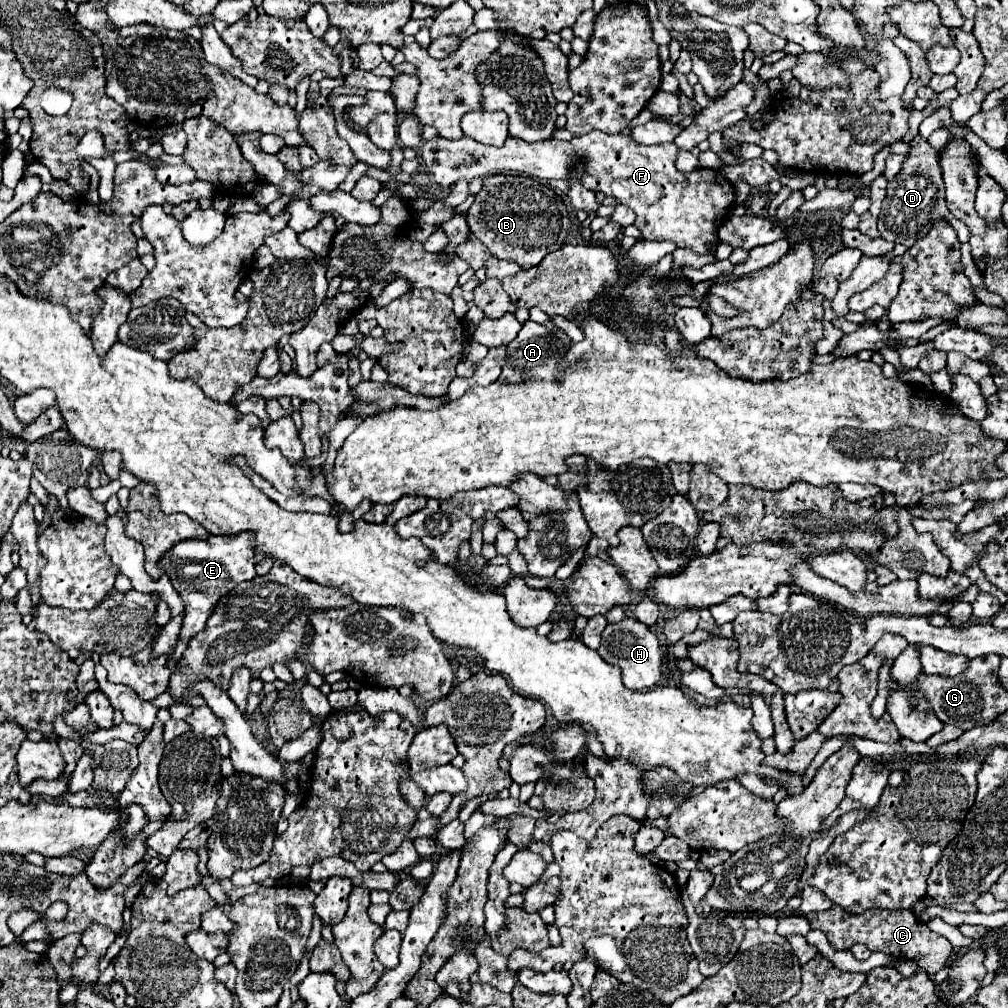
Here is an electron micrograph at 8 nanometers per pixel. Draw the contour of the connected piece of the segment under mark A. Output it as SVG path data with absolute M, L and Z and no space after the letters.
M526 321L514 341L506 345L506 365L502 367L500 379L502 383L522 383L528 379L544 379L544 381L558 381L558 377L564 373L564 355L568 353L568 343L564 343L560 337L554 337L546 325Z

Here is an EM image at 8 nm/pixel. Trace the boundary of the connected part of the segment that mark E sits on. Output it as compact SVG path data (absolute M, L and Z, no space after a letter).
M238 533L238 537L218 537L210 535L208 539L188 539L176 543L164 557L162 567L166 575L172 579L174 589L184 599L184 625L180 631L180 641L174 649L172 659L166 661L168 669L176 667L176 657L180 657L190 643L190 639L204 629L206 619L210 617L214 605L222 595L232 591L238 583L256 577L256 553L254 553L254 533Z

